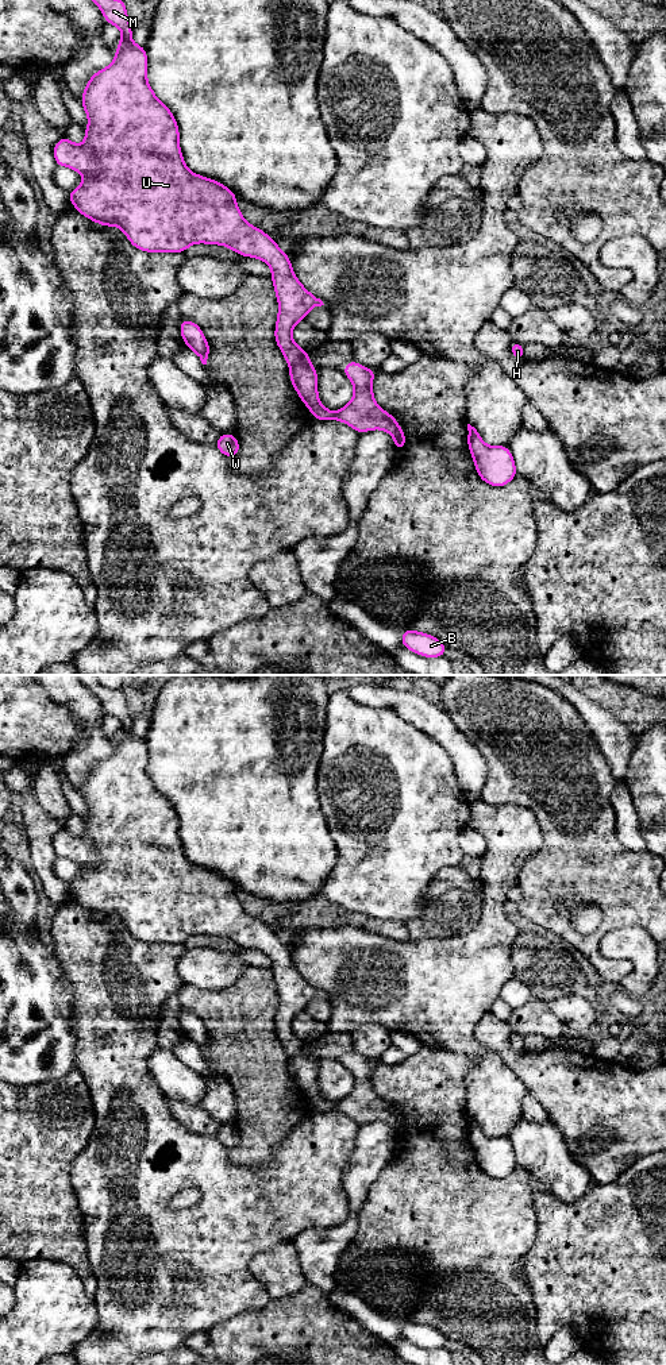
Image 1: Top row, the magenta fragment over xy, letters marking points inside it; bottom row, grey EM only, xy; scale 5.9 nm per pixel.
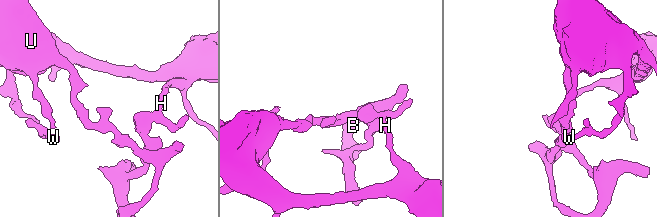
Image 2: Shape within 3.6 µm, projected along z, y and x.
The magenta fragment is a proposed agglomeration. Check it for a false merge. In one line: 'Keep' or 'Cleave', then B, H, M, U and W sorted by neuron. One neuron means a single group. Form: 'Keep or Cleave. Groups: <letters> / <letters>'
Cleave. Groups: B / H M U W

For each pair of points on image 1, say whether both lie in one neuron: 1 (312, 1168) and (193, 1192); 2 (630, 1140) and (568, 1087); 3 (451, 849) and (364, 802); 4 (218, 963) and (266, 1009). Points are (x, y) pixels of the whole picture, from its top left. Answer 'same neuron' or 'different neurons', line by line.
1: different neurons
2: same neuron
3: same neuron
4: different neurons

